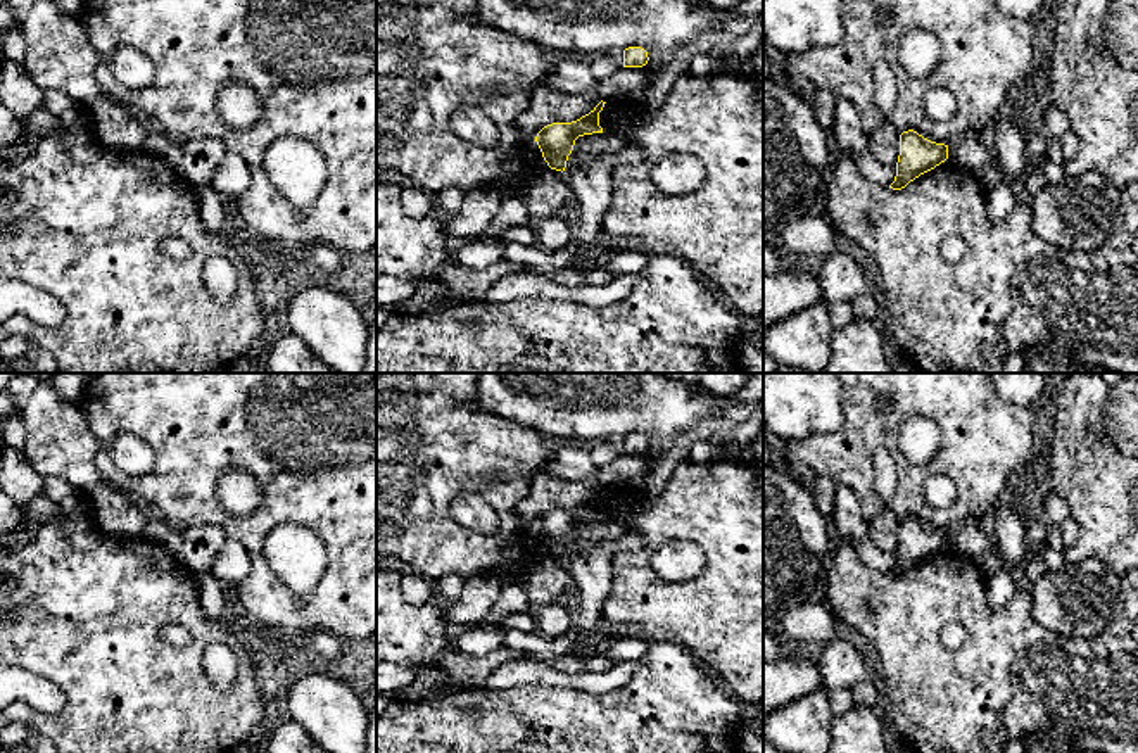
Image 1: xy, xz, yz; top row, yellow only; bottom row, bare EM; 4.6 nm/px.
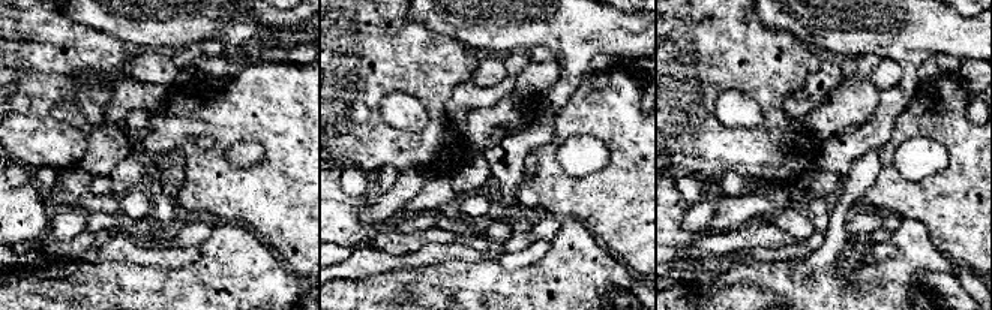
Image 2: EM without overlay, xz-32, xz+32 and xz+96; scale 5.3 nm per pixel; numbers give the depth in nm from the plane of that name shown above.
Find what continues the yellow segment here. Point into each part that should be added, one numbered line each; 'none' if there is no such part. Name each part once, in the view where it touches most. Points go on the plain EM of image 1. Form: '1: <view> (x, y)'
none

